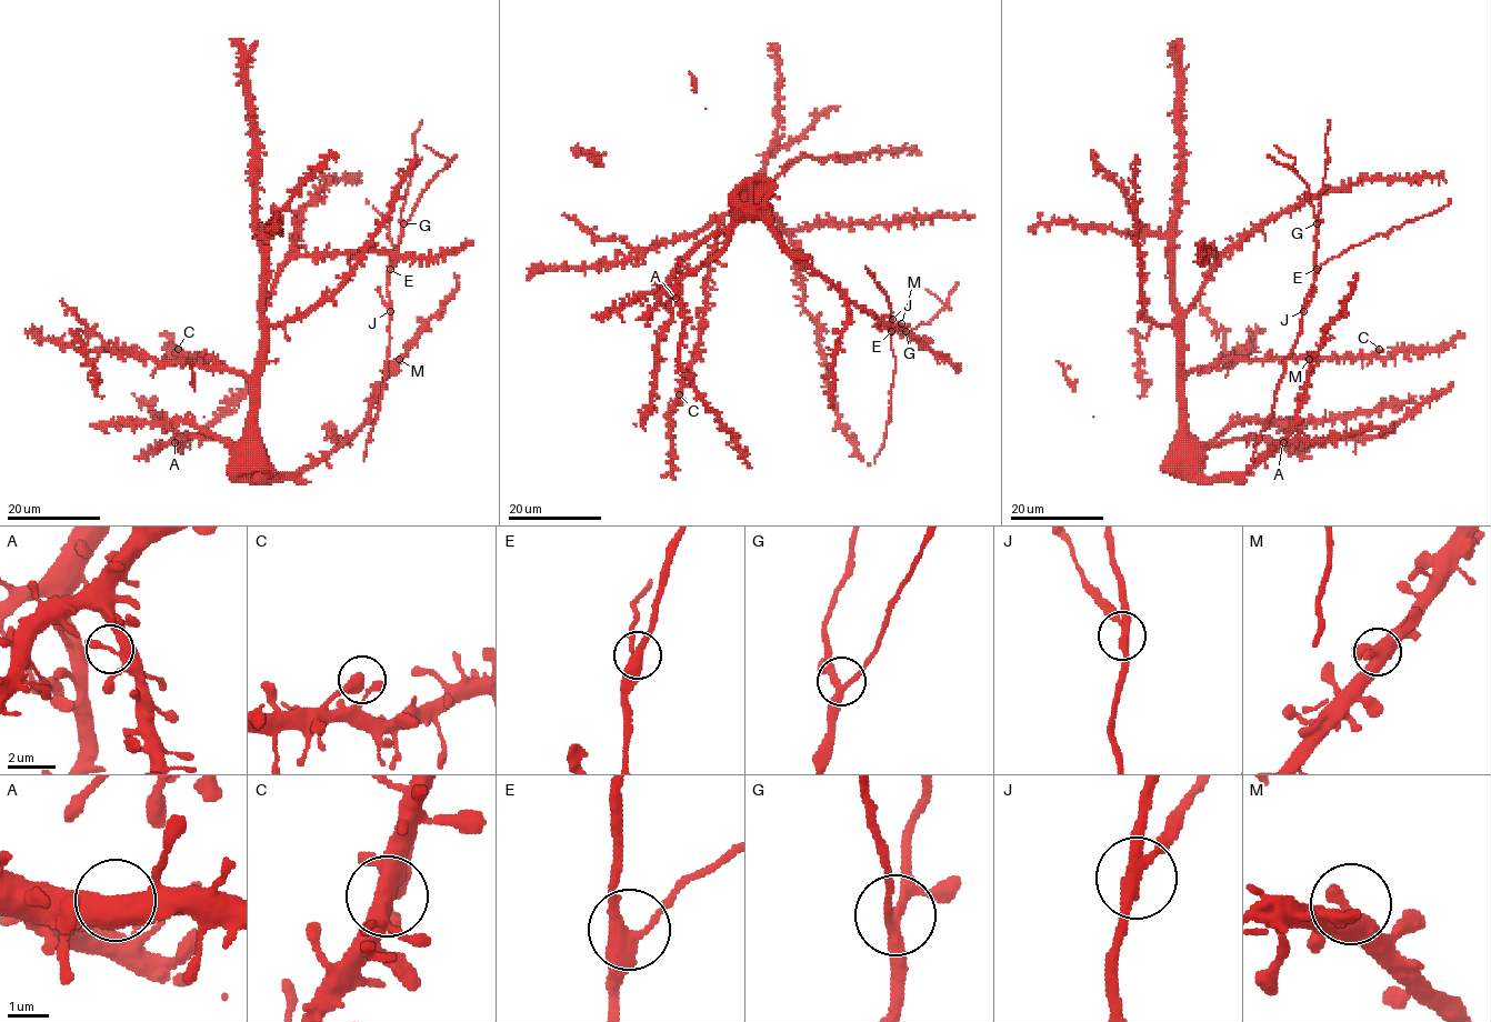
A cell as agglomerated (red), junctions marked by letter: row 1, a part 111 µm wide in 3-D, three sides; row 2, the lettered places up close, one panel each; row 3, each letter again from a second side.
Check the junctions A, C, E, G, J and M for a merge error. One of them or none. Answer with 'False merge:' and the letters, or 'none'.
False merge: J

